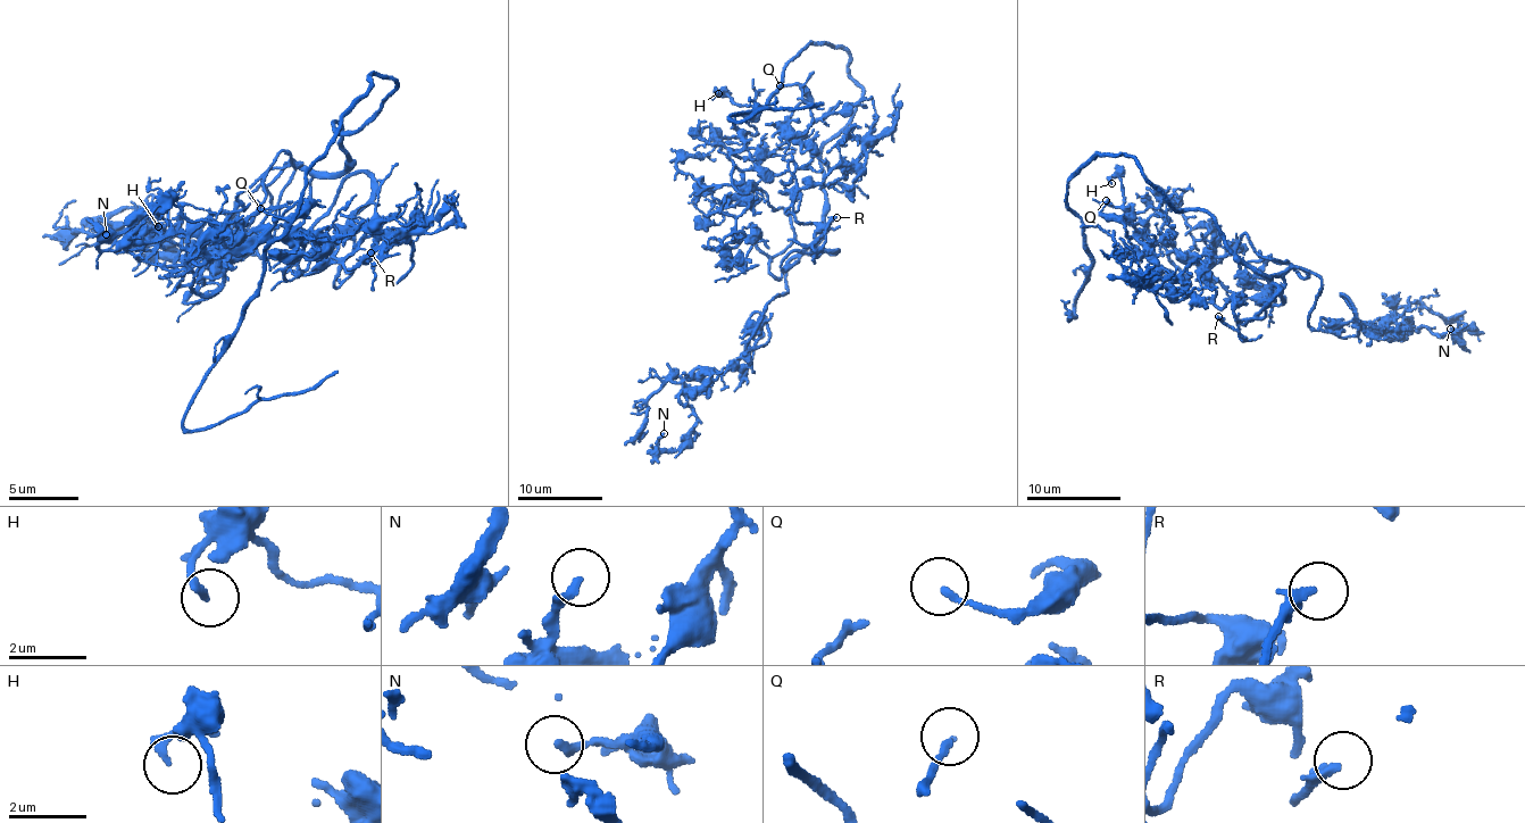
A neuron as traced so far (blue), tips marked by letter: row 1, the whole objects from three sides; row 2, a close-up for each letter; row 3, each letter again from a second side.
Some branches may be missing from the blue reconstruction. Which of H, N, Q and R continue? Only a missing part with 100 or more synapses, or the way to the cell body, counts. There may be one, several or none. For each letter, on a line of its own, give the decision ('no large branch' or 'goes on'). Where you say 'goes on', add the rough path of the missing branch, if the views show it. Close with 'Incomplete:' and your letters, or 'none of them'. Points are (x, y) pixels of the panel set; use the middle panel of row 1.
H: no large branch
N: no large branch
Q: no large branch
R: no large branch
Incomplete: none of them

